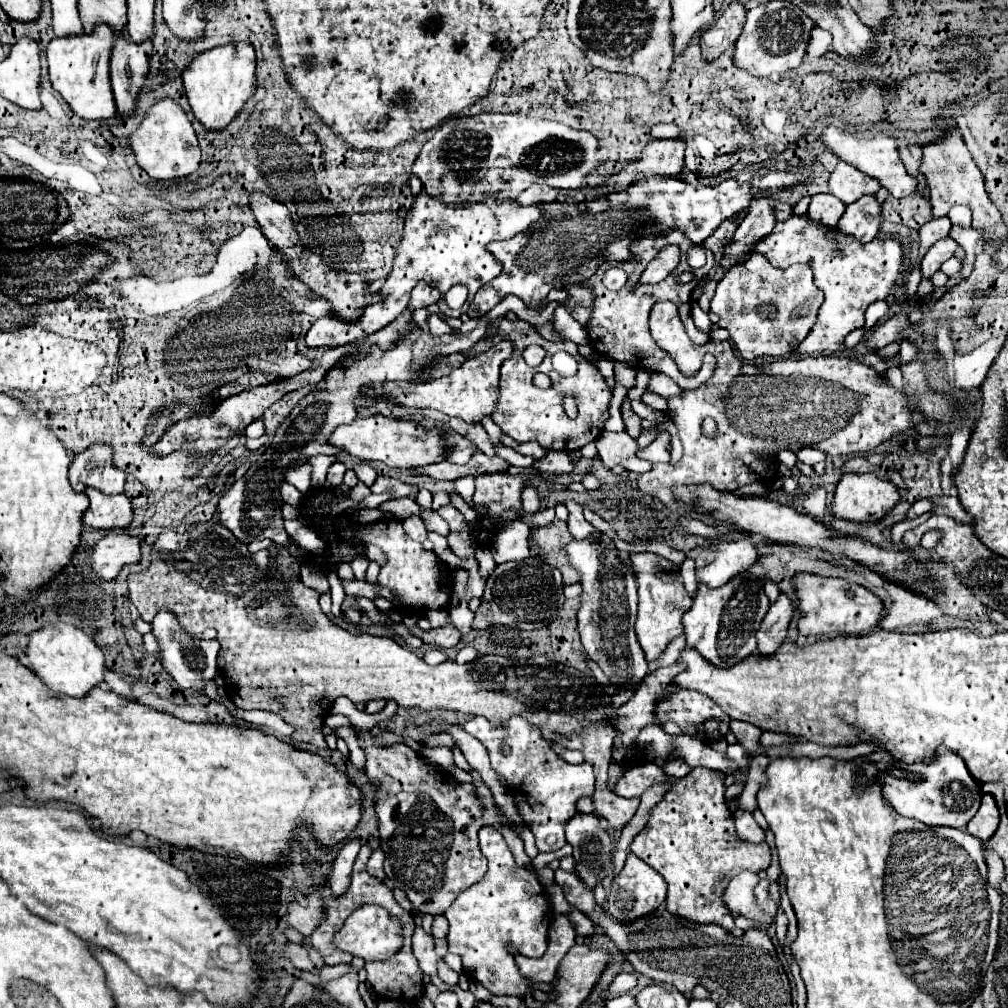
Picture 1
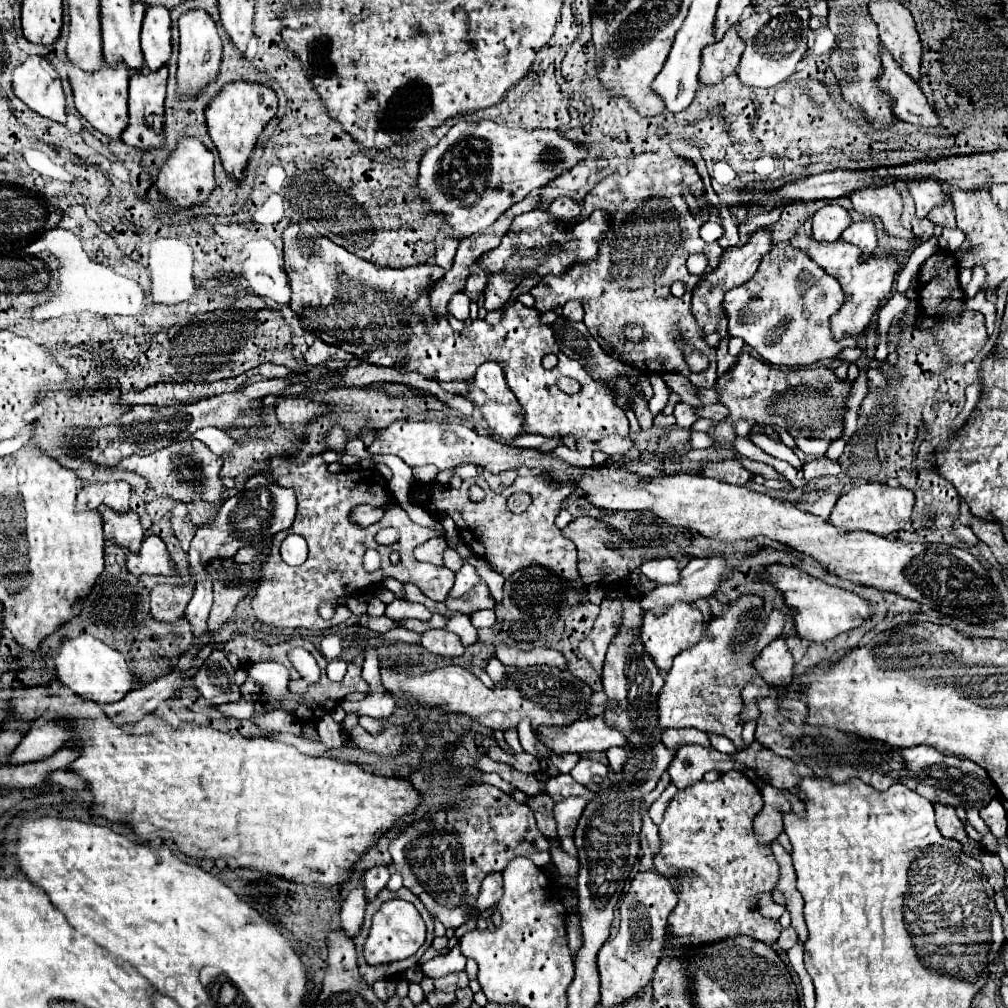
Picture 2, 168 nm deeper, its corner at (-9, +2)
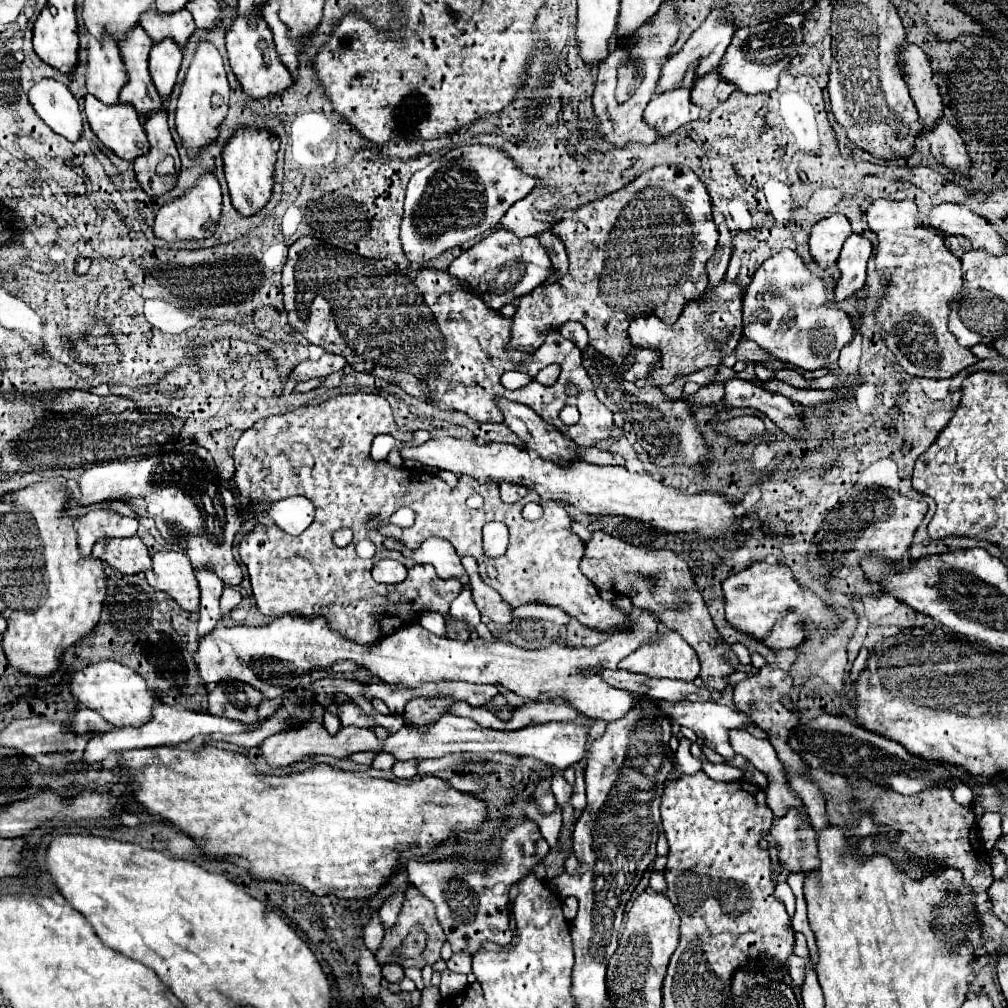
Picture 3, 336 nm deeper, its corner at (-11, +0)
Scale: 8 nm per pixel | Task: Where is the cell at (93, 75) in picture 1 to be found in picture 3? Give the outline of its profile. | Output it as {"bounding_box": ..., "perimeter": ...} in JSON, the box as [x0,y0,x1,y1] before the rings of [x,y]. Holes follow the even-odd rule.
{"bounding_box":[85,95,149,161],"perimeter":[[[85,95],[85,115],[87,115],[87,121],[89,121],[93,133],[115,155],[119,155],[119,157],[123,157],[127,161],[133,161],[137,155],[143,155],[145,151],[149,151],[147,135],[145,135],[145,131],[141,127],[139,115],[137,115],[135,107],[131,107],[131,103],[121,103],[119,101],[119,103],[113,103],[113,105],[105,105],[93,95]]]}

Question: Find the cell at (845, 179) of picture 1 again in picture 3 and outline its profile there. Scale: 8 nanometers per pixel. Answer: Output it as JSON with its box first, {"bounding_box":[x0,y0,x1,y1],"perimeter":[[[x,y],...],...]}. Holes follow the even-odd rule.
{"bounding_box":[865,199,977,379],"perimeter":[[[877,199],[873,201],[865,211],[869,229],[873,229],[879,237],[875,263],[881,273],[889,277],[889,287],[885,289],[885,297],[877,307],[877,323],[883,327],[887,335],[887,347],[893,351],[897,363],[911,375],[917,377],[935,377],[945,379],[953,377],[961,369],[973,365],[977,357],[971,353],[971,349],[961,347],[957,339],[953,339],[953,333],[947,327],[949,311],[953,299],[961,295],[961,261],[945,247],[943,234],[933,233],[917,221],[917,207],[913,201],[891,201],[891,199]]]}

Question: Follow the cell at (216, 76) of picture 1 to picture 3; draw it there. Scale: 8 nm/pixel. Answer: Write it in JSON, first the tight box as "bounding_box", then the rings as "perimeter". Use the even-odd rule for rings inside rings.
{"bounding_box":[223,125,279,215],"perimeter":[[[241,125],[233,129],[229,141],[223,147],[223,167],[229,185],[233,207],[241,215],[257,213],[271,197],[273,187],[273,165],[279,149],[279,137],[271,129],[259,129],[251,125]]]}

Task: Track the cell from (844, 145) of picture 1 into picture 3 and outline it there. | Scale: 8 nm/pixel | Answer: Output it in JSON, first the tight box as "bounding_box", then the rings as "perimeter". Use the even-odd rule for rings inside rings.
{"bounding_box":[929,203,1005,255],"perimeter":[[[941,203],[929,211],[929,225],[953,235],[965,235],[971,239],[973,247],[987,249],[991,255],[1001,255],[1005,251],[1001,237],[989,227],[989,223],[971,213],[965,205],[959,203]]]}

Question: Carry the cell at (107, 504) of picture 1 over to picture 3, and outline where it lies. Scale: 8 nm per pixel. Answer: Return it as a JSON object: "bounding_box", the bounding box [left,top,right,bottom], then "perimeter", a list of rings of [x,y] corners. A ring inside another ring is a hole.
{"bounding_box":[93,535,151,575],"perimeter":[[[139,535],[129,539],[101,539],[101,543],[93,545],[93,555],[127,575],[151,569],[149,551]]]}

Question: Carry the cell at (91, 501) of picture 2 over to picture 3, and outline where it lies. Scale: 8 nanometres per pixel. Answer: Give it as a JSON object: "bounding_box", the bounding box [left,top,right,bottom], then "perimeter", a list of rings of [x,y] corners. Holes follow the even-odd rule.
{"bounding_box":[75,509,139,555],"perimeter":[[[113,509],[89,511],[87,515],[75,521],[81,555],[89,555],[93,543],[101,537],[131,537],[137,533],[137,527],[139,527],[137,519],[119,515]]]}

